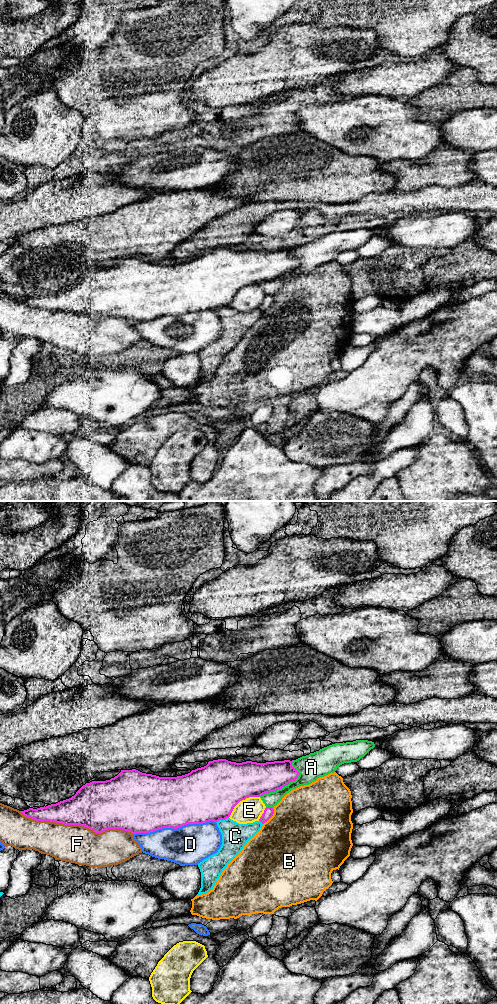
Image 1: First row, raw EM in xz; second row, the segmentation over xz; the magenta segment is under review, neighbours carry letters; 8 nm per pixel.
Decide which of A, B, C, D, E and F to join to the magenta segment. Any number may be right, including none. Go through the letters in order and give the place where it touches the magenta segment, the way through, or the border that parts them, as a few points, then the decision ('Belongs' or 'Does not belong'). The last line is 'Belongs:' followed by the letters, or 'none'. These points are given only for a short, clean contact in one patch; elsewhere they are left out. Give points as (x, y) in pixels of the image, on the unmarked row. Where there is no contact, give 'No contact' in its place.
A: Touches magenta at xz (286, 272). Does not belong
B: Touches magenta at xz (271, 304). Does not belong
C: Touches magenta at xz (222, 307). Does not belong
D: Touches magenta at xz (174, 316). Does not belong
E: Touches magenta at xz (241, 288). Does not belong
F: Touches magenta at xz (76, 312). Does not belong
Belongs: none

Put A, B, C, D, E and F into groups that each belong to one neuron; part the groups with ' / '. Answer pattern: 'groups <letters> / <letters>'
groups A / B / C / D / E / F

